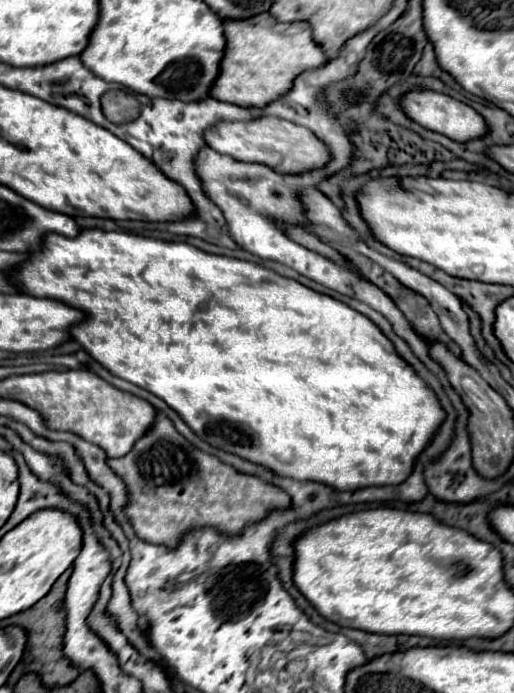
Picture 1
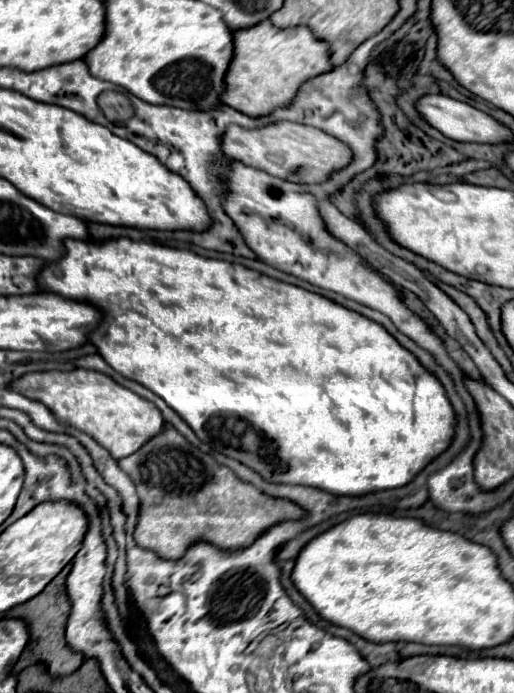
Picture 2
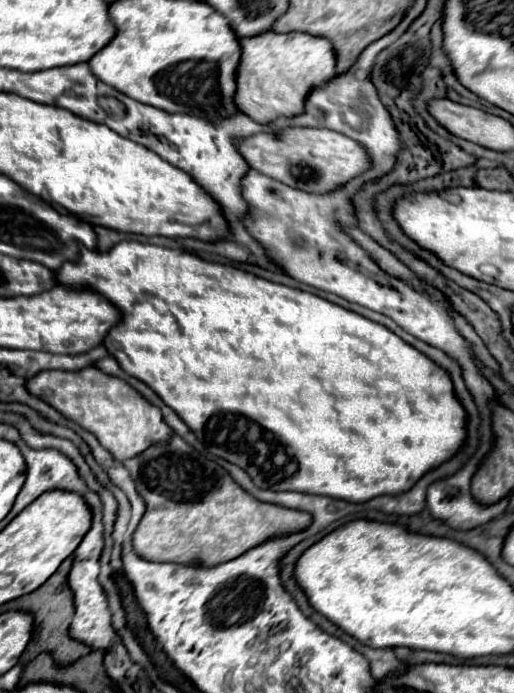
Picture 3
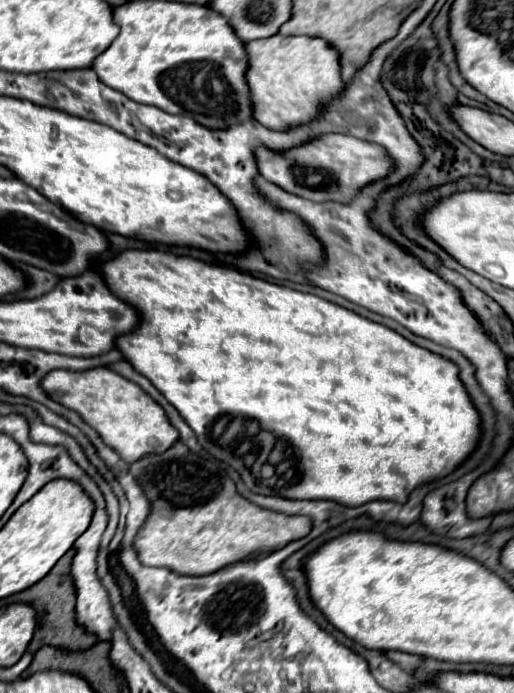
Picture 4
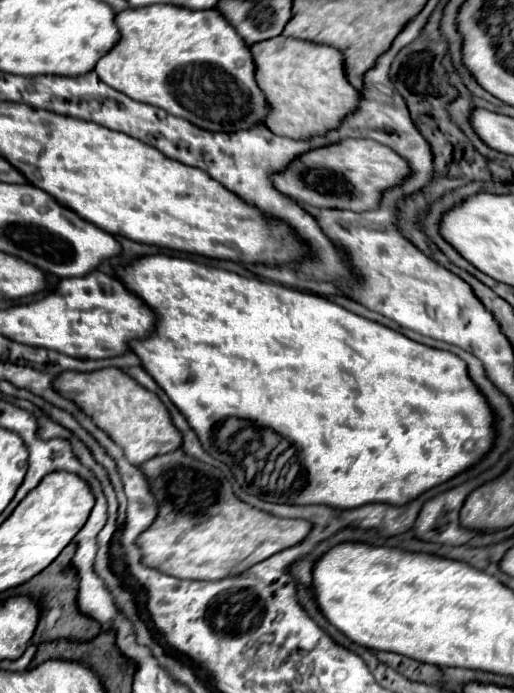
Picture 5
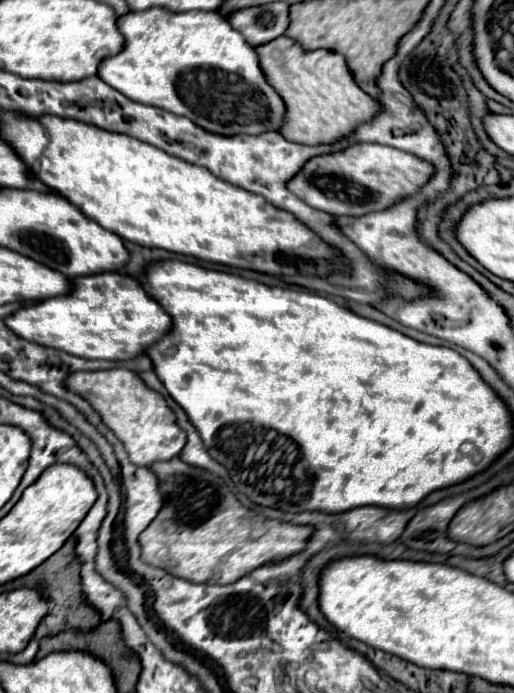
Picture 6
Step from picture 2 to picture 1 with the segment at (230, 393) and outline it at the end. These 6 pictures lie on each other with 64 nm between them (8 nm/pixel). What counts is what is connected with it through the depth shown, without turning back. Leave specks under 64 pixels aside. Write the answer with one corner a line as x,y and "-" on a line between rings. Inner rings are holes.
82,230
76,238
50,236
46,238
46,250
42,254
30,254
18,274
12,274
12,280
20,286
22,292
32,296
46,296
62,300
74,308
80,308
88,314
86,322
74,326
72,338
84,346
86,352
94,354
102,366
112,374
146,388
154,396
162,398
180,418
214,448
236,454
252,464
272,470
276,476
302,480
302,482
320,482
332,486
334,490
358,490
366,486
396,486
402,484
414,470
418,456
430,444
438,428
442,426
446,412
440,406
434,390
414,372
414,368
396,352
394,344
384,336
384,332
366,316
352,310
350,306
318,294
296,280
278,276
276,272
262,268
258,264
236,260
228,256
206,254
184,242
162,242
152,238
142,238
126,232
104,232
104,230

